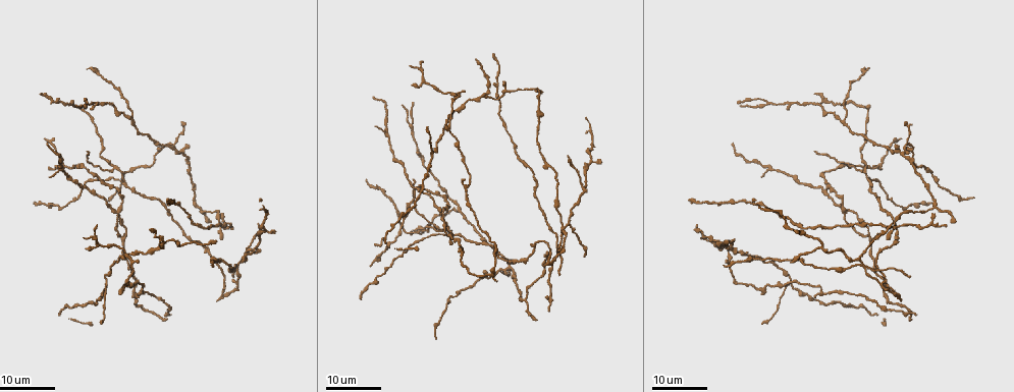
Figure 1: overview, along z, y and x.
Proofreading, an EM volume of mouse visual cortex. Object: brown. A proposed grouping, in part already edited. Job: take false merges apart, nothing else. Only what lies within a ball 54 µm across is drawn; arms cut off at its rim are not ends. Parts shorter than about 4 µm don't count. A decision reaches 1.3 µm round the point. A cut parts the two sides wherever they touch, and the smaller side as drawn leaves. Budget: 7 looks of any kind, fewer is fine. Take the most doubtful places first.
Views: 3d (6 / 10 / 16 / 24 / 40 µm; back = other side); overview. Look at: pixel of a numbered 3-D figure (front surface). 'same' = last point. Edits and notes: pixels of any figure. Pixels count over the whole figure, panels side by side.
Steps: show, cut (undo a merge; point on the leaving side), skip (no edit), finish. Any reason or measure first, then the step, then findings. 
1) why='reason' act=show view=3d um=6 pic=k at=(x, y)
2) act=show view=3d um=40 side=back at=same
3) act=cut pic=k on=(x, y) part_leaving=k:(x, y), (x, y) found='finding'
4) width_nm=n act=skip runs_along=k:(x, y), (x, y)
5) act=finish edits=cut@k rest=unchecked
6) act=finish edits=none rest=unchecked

why='two arms in line, one across' act=show view=3d um=16 pic=1 at=(132, 122)

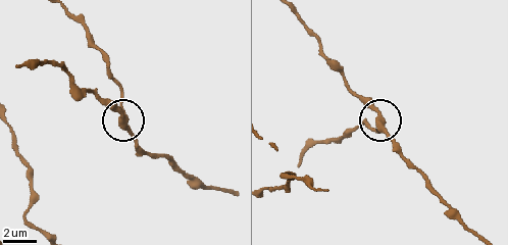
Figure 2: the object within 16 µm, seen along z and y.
act=show view=3d um=10 pic=2 at=(120, 119)

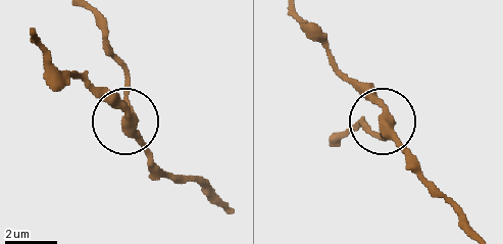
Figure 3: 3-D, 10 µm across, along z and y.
act=show view=3d um=10 side=back pic=3 at=(386, 115)

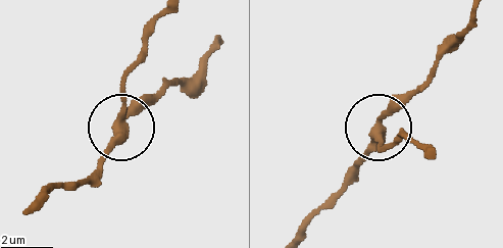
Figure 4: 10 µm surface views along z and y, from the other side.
act=skip runs_along=4:(31, 201), (83, 182), (111, 146), (122, 122), (122, 71) found='one neuron here'

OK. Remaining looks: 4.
why='small branch off a trunk' act=show view=3d um=16 pic=1 at=(105, 282)

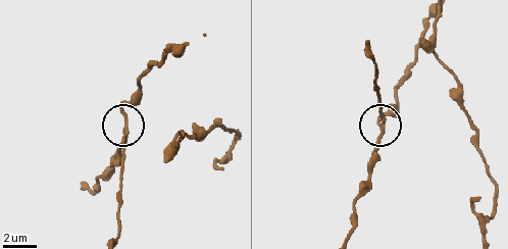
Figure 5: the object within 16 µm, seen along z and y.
act=show view=3d um=10 pic=5 at=(125, 127)

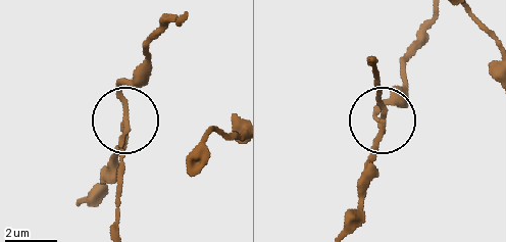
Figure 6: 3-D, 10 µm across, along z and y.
act=show view=3d um=6 pic=6 at=(125, 123)

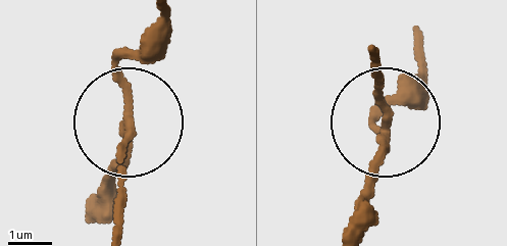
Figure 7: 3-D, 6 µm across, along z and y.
act=skip found='all the same neuron'

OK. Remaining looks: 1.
act=finish edits=none rest=unchecked

